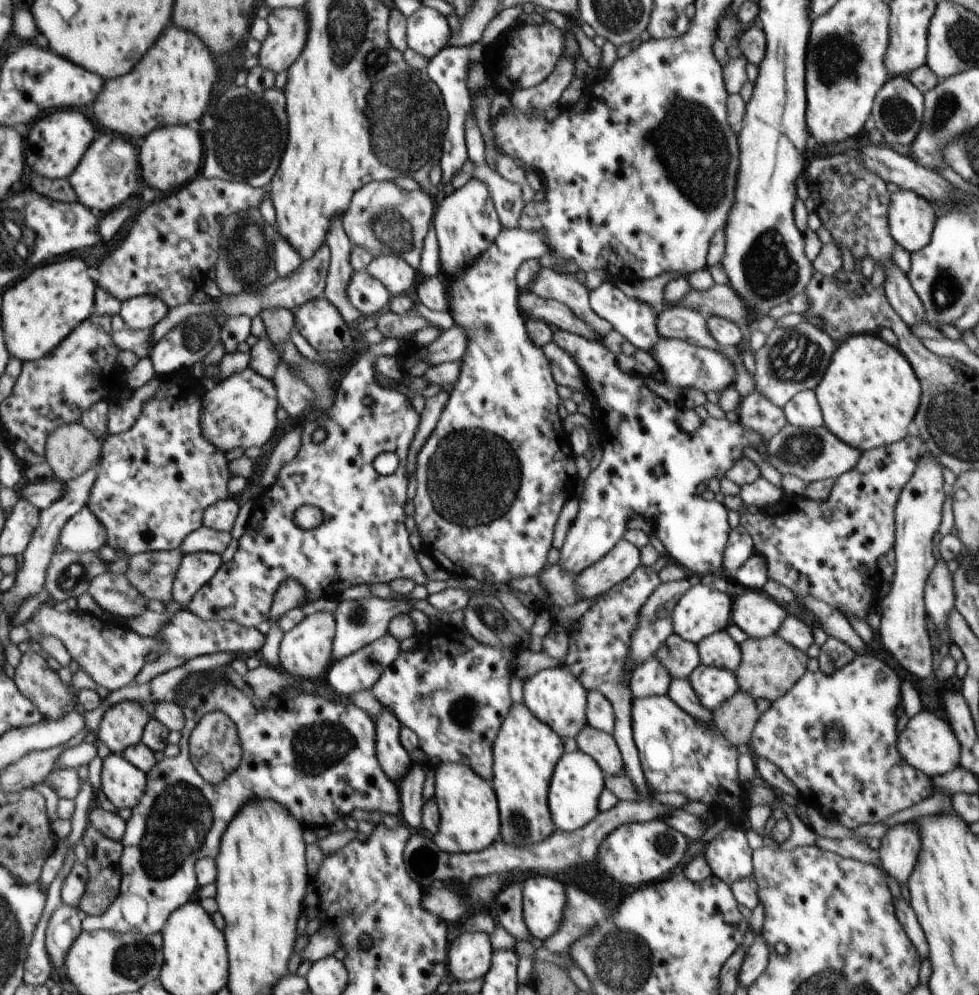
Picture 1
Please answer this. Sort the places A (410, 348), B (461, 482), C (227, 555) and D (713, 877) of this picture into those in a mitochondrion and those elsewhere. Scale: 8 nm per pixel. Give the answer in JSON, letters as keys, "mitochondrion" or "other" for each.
{"A":"other","B":"mitochondrion","C":"other","D":"other"}

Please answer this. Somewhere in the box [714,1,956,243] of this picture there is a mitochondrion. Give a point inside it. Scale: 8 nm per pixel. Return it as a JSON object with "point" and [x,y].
{"point":[837,58]}

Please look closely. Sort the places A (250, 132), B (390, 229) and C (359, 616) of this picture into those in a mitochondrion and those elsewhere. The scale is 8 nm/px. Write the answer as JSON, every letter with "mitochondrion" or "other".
{"A":"mitochondrion","B":"mitochondrion","C":"mitochondrion"}

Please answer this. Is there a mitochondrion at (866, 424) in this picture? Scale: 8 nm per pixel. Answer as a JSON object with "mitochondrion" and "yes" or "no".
{"mitochondrion":"no"}

